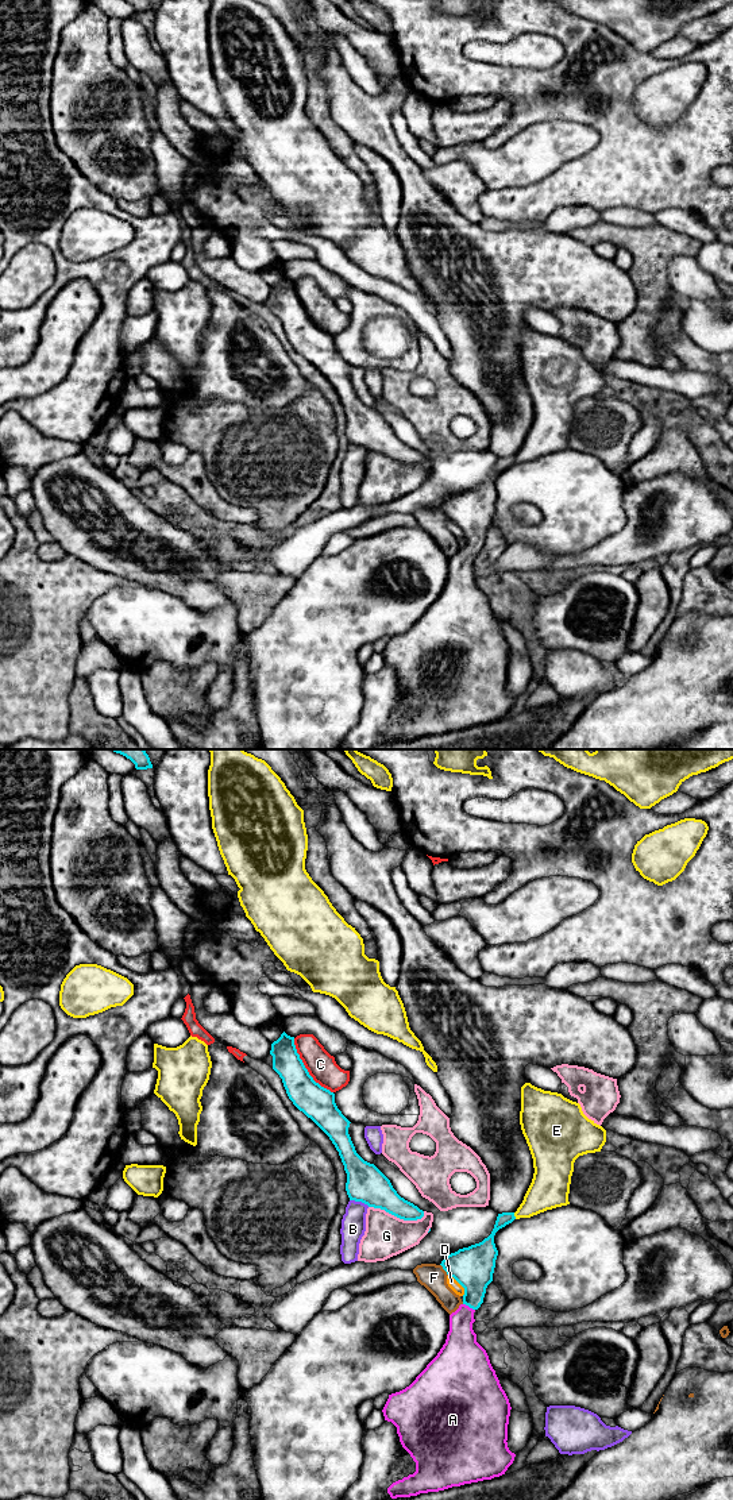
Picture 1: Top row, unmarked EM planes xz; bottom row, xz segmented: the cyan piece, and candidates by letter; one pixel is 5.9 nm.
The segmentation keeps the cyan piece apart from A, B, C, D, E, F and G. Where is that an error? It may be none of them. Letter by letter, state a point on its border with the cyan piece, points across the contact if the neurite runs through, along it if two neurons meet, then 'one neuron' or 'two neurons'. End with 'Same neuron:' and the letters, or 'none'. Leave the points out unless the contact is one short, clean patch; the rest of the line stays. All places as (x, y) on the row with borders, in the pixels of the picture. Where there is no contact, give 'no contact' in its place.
A: xz (469, 1306) | across xz (473, 1267), (473, 1299), (469, 1306), (460, 1321), (460, 1346) | one neuron
B: xz (359, 1200) | two neurons
C: xz (305, 1068) | two neurons
D: xz (459, 1283) | two neurons
E: xz (513, 1215) | two neurons
F: xz (443, 1268) | two neurons
G: xz (397, 1217) | two neurons
Same neuron: A

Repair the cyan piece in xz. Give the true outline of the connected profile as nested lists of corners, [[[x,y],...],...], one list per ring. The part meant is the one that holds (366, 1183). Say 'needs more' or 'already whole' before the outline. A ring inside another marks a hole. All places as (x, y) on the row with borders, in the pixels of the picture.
already whole; [[[285,1032],[271,1044],[273,1069],[282,1079],[293,1104],[310,1118],[332,1141],[347,1173],[346,1191],[350,1200],[381,1208],[404,1219],[417,1221],[424,1211],[401,1198],[390,1180],[355,1150],[348,1134],[350,1121],[335,1103],[335,1094],[313,1080]]]

